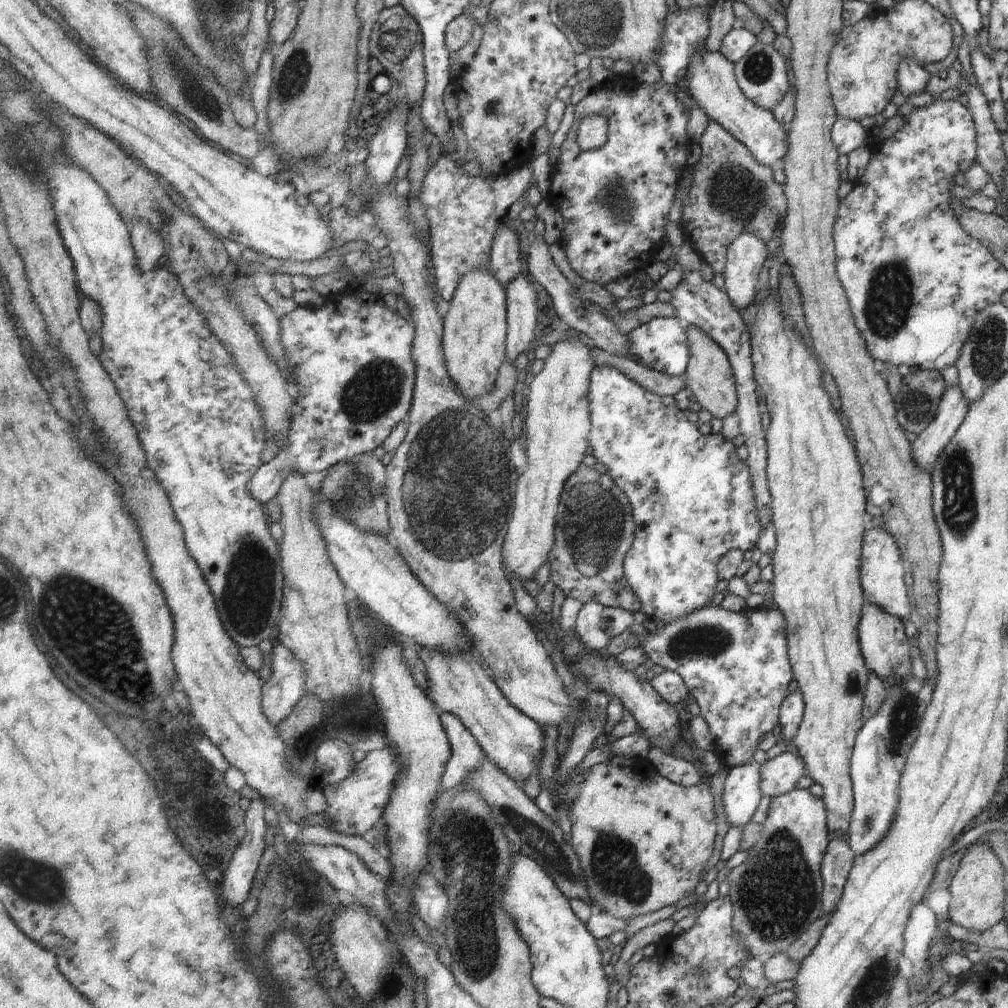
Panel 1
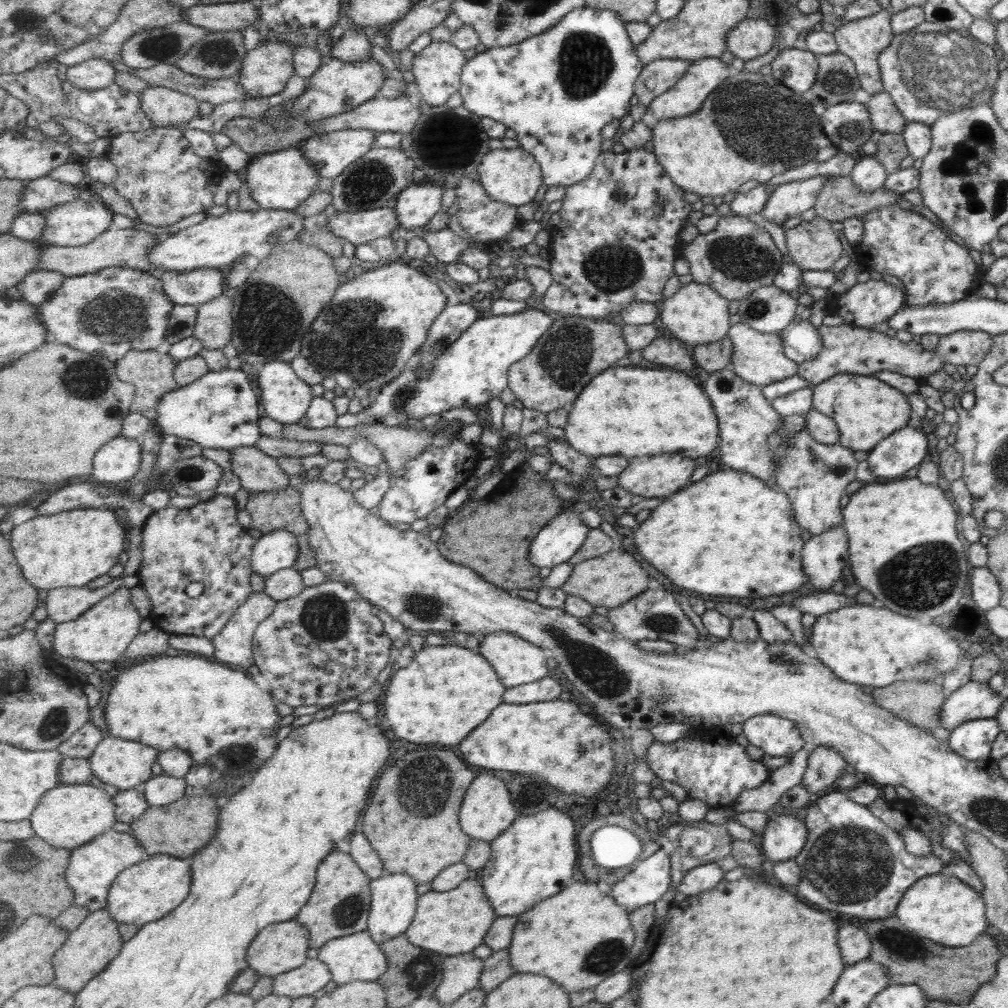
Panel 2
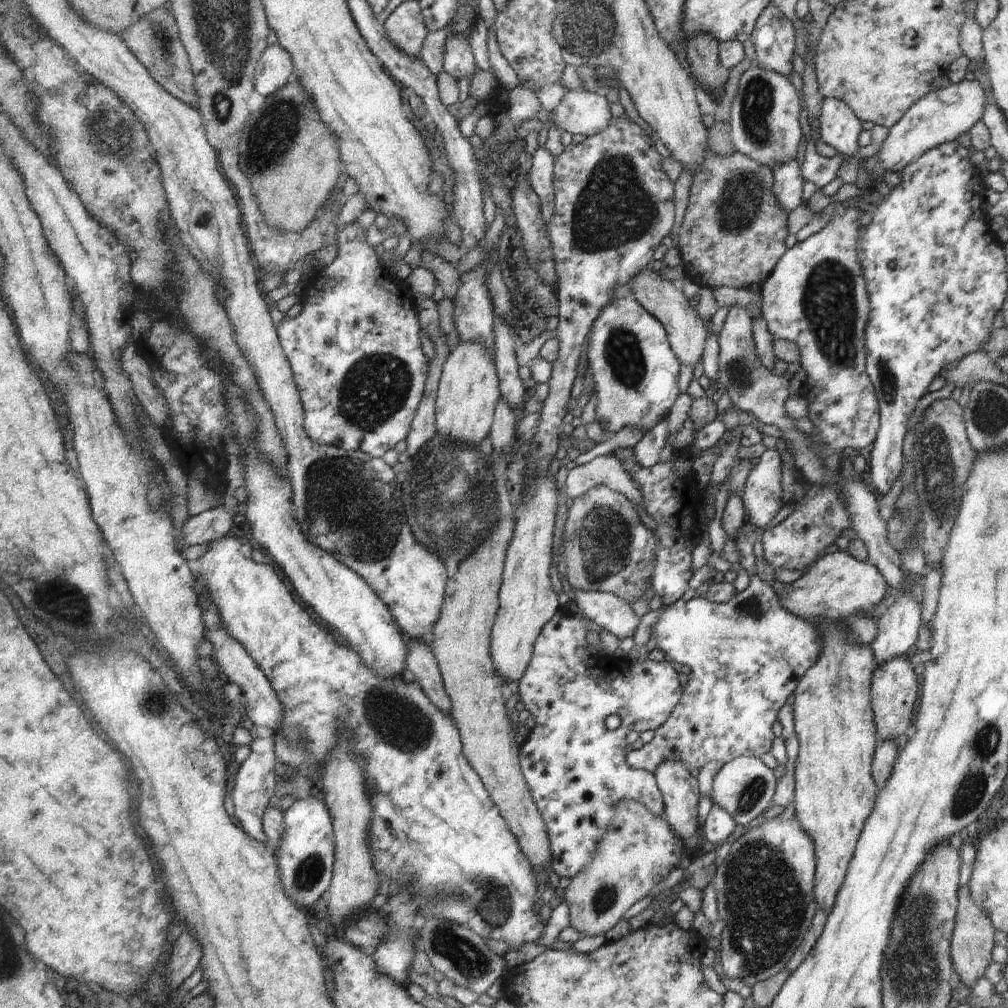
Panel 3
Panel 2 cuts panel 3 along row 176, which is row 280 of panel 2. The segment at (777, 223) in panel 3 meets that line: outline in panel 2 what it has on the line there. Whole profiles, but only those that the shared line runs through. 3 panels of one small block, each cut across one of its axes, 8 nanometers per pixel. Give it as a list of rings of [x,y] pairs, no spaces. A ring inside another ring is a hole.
[[[734,214],[720,218],[712,232],[700,234],[687,244],[683,256],[690,262],[696,282],[710,285],[729,301],[744,300],[757,288],[773,284],[786,261],[764,228],[758,227],[748,217]]]

